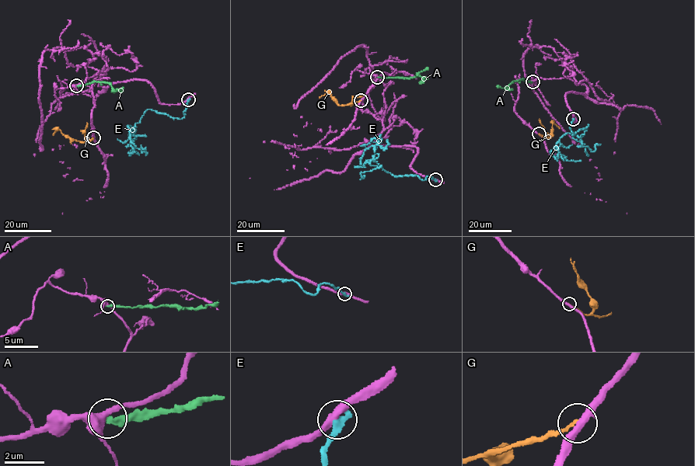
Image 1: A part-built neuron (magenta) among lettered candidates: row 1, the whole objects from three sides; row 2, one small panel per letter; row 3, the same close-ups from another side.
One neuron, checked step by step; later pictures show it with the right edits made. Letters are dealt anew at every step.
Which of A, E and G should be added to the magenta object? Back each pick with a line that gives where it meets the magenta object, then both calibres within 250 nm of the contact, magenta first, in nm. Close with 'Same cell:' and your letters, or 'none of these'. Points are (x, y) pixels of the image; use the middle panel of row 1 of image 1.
Same cell: none of these

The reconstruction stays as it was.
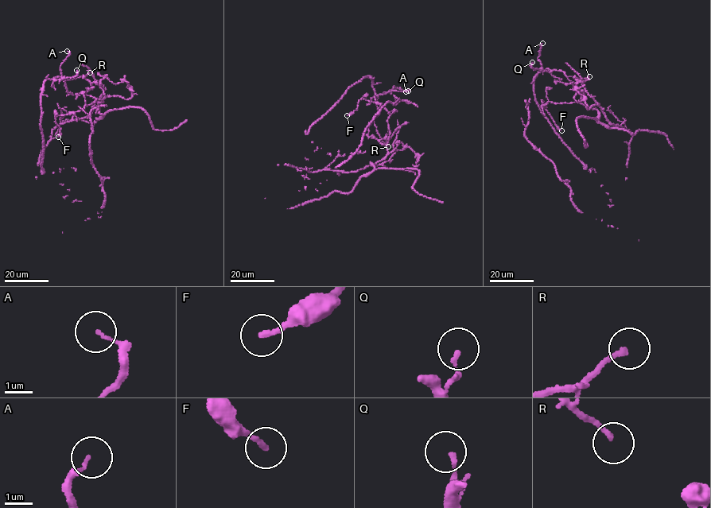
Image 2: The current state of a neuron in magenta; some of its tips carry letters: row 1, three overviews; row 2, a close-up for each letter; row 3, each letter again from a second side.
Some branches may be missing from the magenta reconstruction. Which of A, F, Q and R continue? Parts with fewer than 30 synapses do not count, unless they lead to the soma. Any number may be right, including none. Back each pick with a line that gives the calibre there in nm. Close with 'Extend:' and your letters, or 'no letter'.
F: Thickness 180 nm
Extend: F

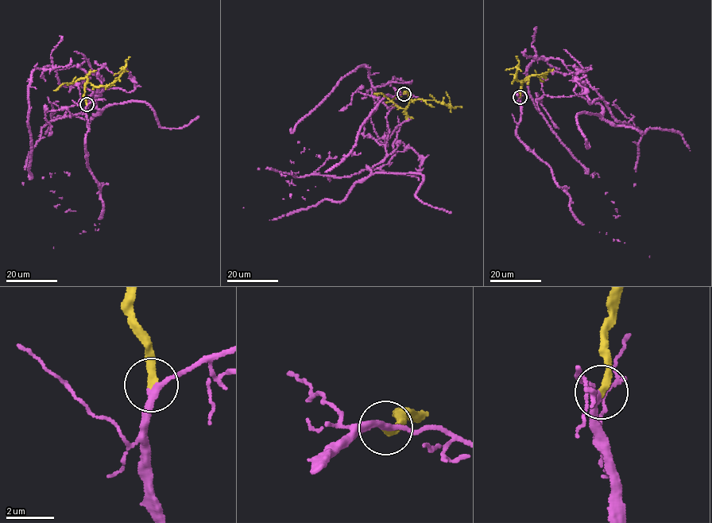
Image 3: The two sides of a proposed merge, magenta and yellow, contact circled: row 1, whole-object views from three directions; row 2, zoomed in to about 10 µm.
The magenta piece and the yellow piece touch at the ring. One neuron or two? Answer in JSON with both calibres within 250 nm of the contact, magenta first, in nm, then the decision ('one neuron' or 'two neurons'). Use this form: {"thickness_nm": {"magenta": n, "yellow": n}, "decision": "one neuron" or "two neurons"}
{"thickness_nm": {"magenta": 240, "yellow": 320}, "decision": "one neuron"}

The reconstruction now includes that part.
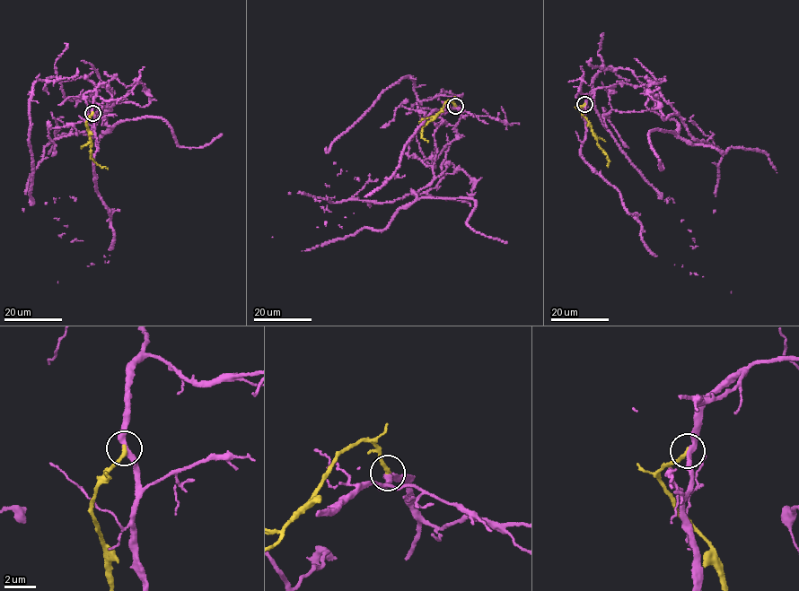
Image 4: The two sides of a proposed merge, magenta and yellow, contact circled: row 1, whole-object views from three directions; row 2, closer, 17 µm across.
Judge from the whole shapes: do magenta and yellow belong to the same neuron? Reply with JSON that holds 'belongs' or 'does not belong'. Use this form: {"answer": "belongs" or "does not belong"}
{"answer": "does not belong"}

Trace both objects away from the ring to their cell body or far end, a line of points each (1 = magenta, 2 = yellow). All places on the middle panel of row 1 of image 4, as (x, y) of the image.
1: (454, 106), (432, 168), (408, 156), (413, 81), (383, 90), (330, 145), (330, 212)
2: (454, 106), (452, 101), (446, 102), (434, 117), (423, 127), (422, 137), (428, 142)

